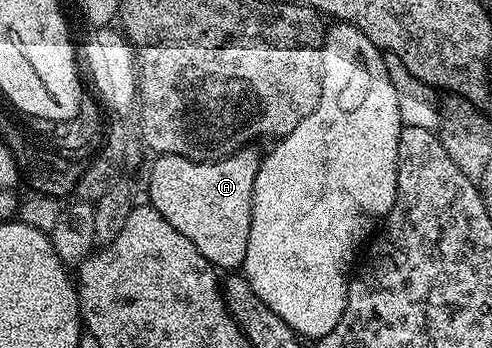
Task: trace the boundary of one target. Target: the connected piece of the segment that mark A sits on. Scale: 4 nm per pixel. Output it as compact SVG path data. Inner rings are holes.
M252 147L240 149L221 161L191 161L182 155L161 153L148 173L147 200L160 212L162 219L170 223L170 227L178 227L178 231L182 231L182 235L186 235L186 239L190 239L190 243L202 251L204 258L220 271L239 270L246 259L246 243L250 243L254 179L262 160L261 154L256 154L254 150Z

